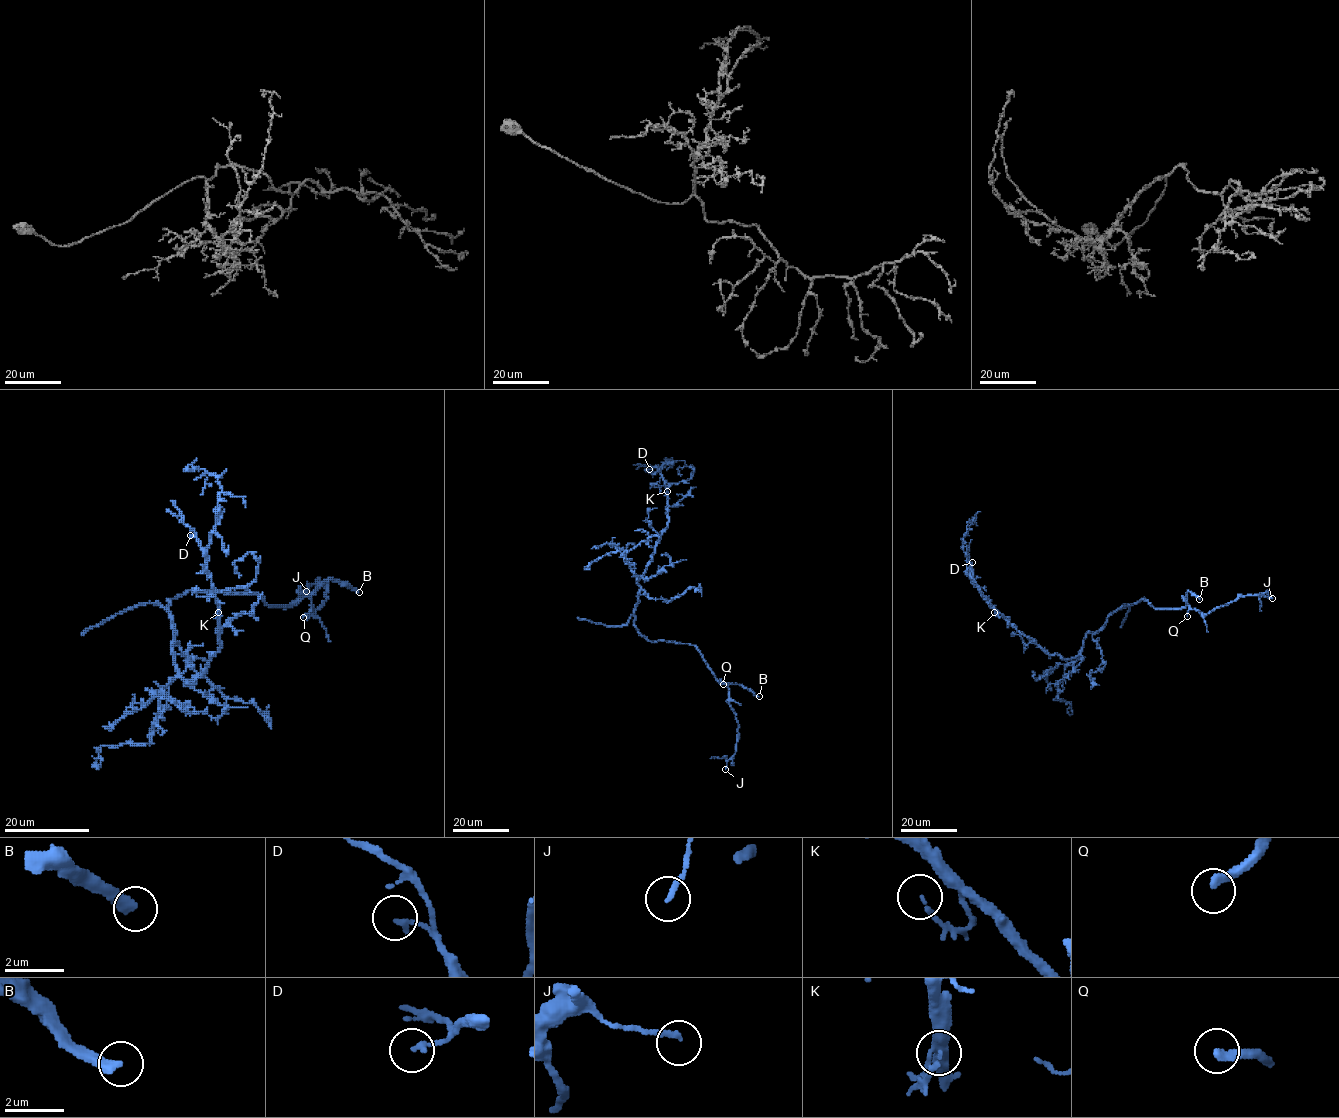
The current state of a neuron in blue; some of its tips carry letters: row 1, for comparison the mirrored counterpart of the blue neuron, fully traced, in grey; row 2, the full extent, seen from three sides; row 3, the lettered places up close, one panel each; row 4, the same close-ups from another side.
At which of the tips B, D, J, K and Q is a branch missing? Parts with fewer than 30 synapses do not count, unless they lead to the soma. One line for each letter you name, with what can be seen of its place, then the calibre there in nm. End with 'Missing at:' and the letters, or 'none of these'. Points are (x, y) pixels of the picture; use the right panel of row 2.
B: (1199, 599) | 360 nm
Q: (1187, 616) | 280 nm
Missing at: B, Q

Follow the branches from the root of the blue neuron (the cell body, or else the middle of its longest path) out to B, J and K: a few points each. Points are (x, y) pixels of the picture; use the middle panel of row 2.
B: (638, 596), (635, 627), (642, 635), (652, 641), (693, 645), (719, 682), (742, 685), (759, 696)
J: (638, 596), (635, 627), (642, 635), (652, 641), (693, 645), (714, 677), (728, 685), (738, 737), (725, 769)
K: (638, 596), (638, 580), (667, 527), (667, 491)

